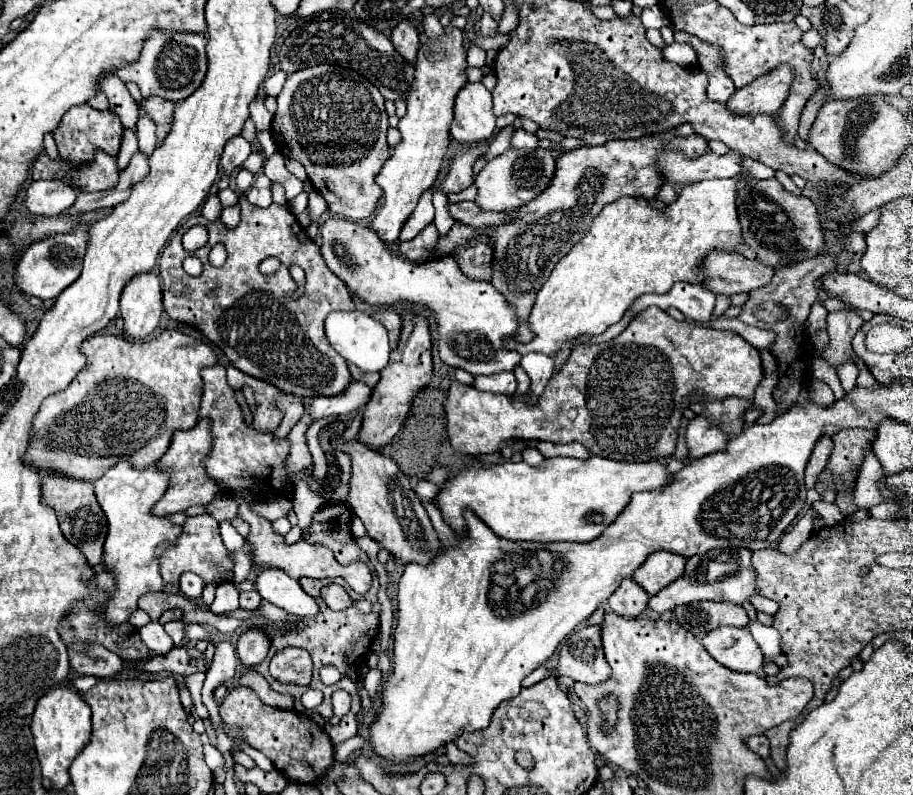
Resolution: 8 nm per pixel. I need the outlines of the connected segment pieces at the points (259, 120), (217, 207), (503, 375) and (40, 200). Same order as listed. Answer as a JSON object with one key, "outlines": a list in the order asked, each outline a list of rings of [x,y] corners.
{"outlines":[[[[260,97],[252,99],[252,103],[250,103],[250,117],[256,123],[258,131],[270,131],[270,127],[272,127],[272,115],[266,111],[264,99],[260,99]]],[[[210,195],[202,207],[202,215],[208,219],[208,221],[216,221],[220,219],[220,213],[222,213],[222,205],[218,201],[218,195]]],[[[500,371],[492,375],[478,375],[474,379],[474,387],[480,391],[500,393],[500,395],[512,395],[516,391],[516,377],[512,371]]],[[[32,181],[26,189],[26,207],[34,215],[60,215],[76,201],[76,191],[64,181]]]]}

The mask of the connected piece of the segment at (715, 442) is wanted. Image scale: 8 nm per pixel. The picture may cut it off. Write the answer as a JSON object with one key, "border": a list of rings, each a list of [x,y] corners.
{"border":[[[694,417],[684,433],[684,441],[688,447],[688,457],[700,459],[714,451],[722,451],[726,447],[728,435],[722,429],[714,429],[706,417]]]}

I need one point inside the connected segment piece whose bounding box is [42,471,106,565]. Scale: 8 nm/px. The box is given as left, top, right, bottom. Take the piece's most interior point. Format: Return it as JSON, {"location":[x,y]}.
{"location":[81,519]}

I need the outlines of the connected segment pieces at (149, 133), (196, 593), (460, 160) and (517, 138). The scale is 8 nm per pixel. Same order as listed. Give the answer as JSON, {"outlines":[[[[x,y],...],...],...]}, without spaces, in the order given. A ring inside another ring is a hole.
{"outlines":[[[[140,113],[138,119],[138,145],[140,145],[140,153],[144,153],[146,157],[152,155],[152,151],[156,149],[156,123],[150,121],[150,117],[146,113]]],[[[184,573],[182,577],[180,577],[180,591],[186,595],[186,597],[190,597],[190,599],[198,599],[200,595],[202,595],[202,589],[204,589],[204,581],[202,581],[202,577],[198,577],[196,573]]],[[[490,141],[474,145],[474,147],[462,147],[462,149],[454,151],[454,155],[450,157],[450,165],[446,169],[446,175],[440,183],[440,191],[444,195],[460,193],[462,189],[472,185],[474,163],[488,155],[488,145],[490,145]]],[[[516,129],[510,141],[510,149],[526,149],[526,151],[536,151],[540,149],[540,139],[534,133],[528,133],[524,129]]]]}

